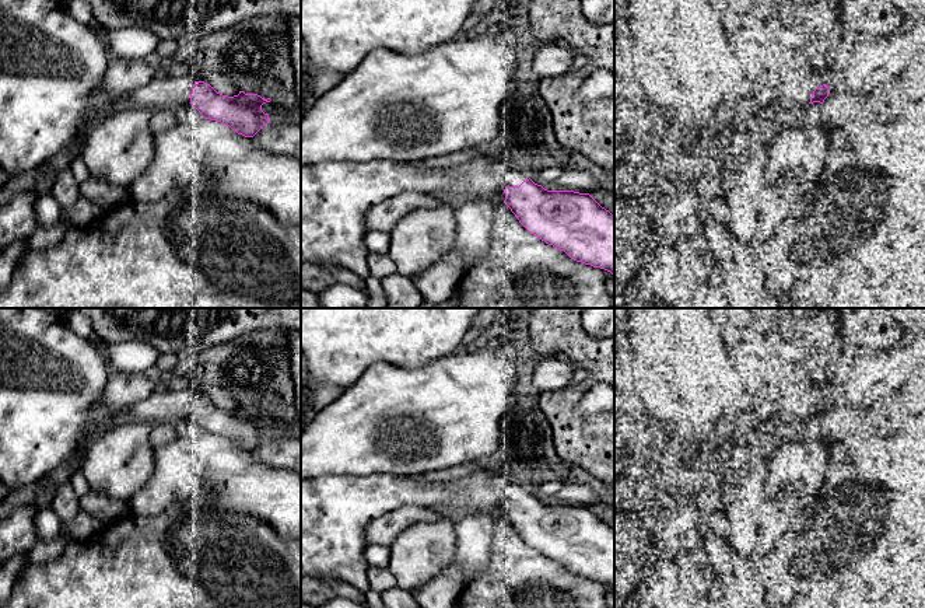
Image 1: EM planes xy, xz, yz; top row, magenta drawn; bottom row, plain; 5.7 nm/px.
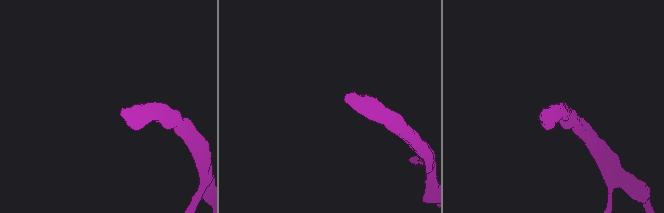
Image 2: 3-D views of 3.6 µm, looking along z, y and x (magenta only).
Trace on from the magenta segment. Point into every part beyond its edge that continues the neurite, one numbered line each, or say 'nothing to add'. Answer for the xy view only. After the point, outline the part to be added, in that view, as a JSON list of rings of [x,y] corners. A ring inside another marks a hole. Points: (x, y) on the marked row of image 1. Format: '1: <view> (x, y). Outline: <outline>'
1: xy (168, 93). Outline: [[[189,73],[181,77],[153,78],[147,85],[119,95],[113,101],[99,104],[98,120],[104,116],[127,106],[147,108],[151,112],[171,109],[176,111],[190,102],[195,80]]]

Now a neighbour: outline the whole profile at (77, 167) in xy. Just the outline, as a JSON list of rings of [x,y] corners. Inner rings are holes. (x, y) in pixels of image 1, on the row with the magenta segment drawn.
[[[80,156],[71,160],[69,170],[71,171],[78,185],[84,184],[90,177],[88,168]]]

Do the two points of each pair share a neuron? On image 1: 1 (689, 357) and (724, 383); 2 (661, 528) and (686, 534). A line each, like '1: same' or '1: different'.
1: same
2: different

